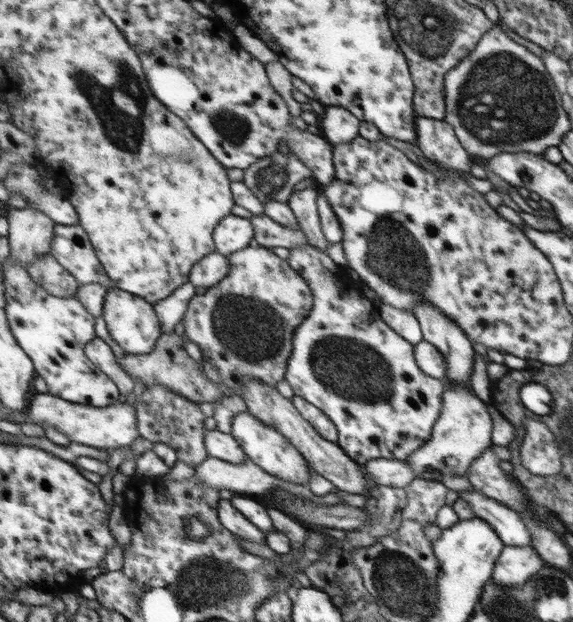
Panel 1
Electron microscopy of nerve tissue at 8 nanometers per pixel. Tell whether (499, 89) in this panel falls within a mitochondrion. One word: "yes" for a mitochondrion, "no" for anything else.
yes

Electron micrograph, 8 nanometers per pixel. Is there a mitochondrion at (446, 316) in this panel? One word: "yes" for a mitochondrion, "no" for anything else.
no

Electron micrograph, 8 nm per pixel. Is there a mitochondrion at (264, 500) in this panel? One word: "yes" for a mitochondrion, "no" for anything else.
no

